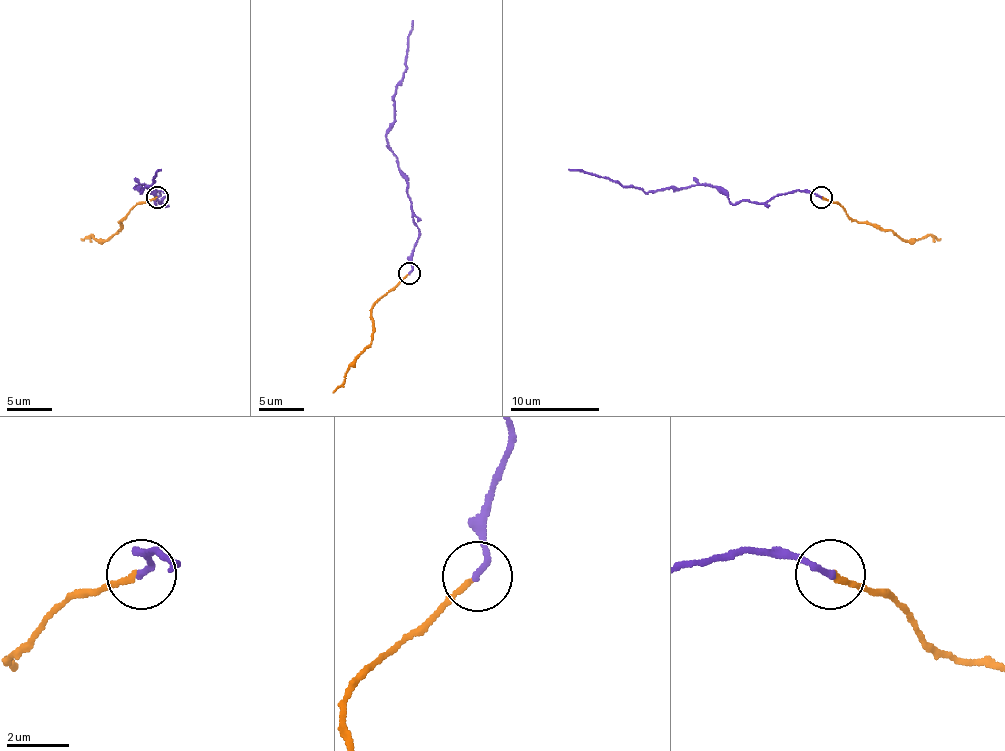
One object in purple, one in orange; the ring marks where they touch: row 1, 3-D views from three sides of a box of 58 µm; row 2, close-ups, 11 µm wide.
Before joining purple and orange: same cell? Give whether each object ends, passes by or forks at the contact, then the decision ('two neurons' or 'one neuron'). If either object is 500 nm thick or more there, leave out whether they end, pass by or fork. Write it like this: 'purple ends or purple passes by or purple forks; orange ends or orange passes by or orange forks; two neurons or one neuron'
purple ends; orange ends; one neuron

